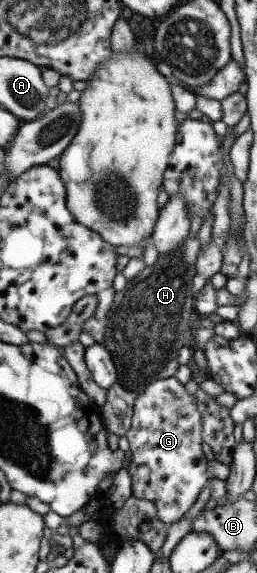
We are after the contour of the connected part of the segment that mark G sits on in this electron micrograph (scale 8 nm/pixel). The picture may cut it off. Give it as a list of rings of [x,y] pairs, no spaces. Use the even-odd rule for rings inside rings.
[[[175,376],[152,381],[134,399],[130,428],[124,436],[131,451],[131,495],[151,501],[159,521],[165,525],[179,521],[209,479],[207,460],[201,452],[201,420],[195,397],[185,392]]]

